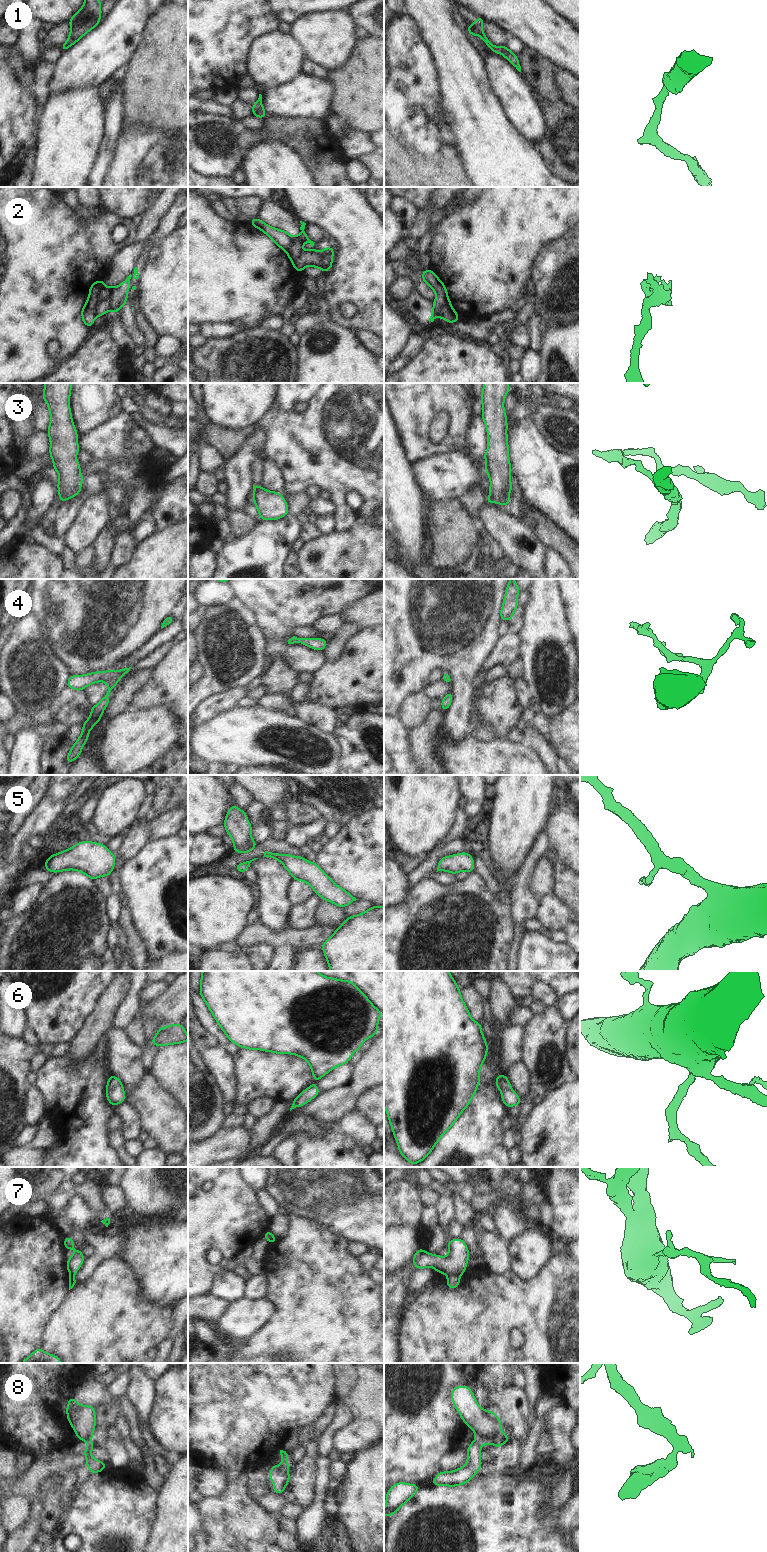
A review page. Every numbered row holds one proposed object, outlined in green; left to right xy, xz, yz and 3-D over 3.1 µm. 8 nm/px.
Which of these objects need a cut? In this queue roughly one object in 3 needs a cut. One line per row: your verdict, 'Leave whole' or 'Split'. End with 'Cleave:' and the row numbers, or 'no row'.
1: Leave whole
2: Leave whole
3: Split
4: Leave whole
5: Leave whole
6: Leave whole
7: Split
8: Split
Cleave: 3, 7, 8.

